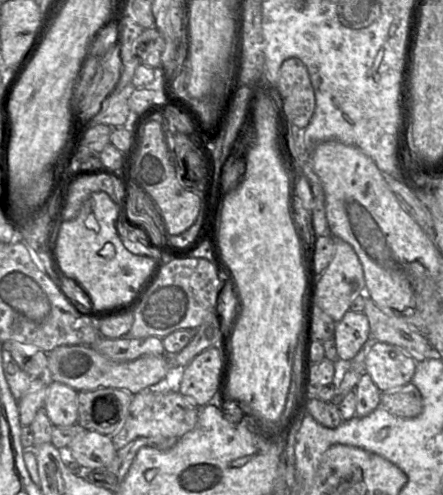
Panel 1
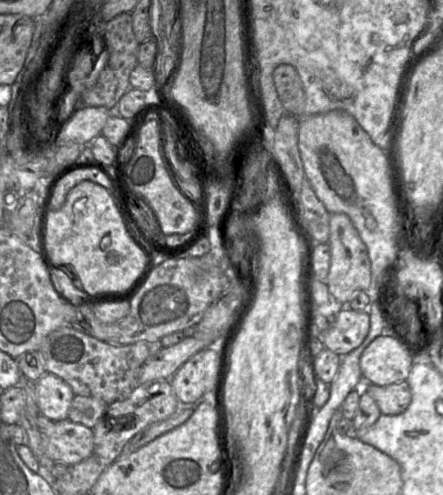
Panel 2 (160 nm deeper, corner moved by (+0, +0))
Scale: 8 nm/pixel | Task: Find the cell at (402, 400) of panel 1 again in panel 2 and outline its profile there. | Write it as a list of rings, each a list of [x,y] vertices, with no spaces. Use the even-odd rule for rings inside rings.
[[[407,381],[388,386],[378,386],[364,383],[362,390],[367,391],[376,401],[384,415],[398,415],[403,413],[412,401],[411,389]]]

